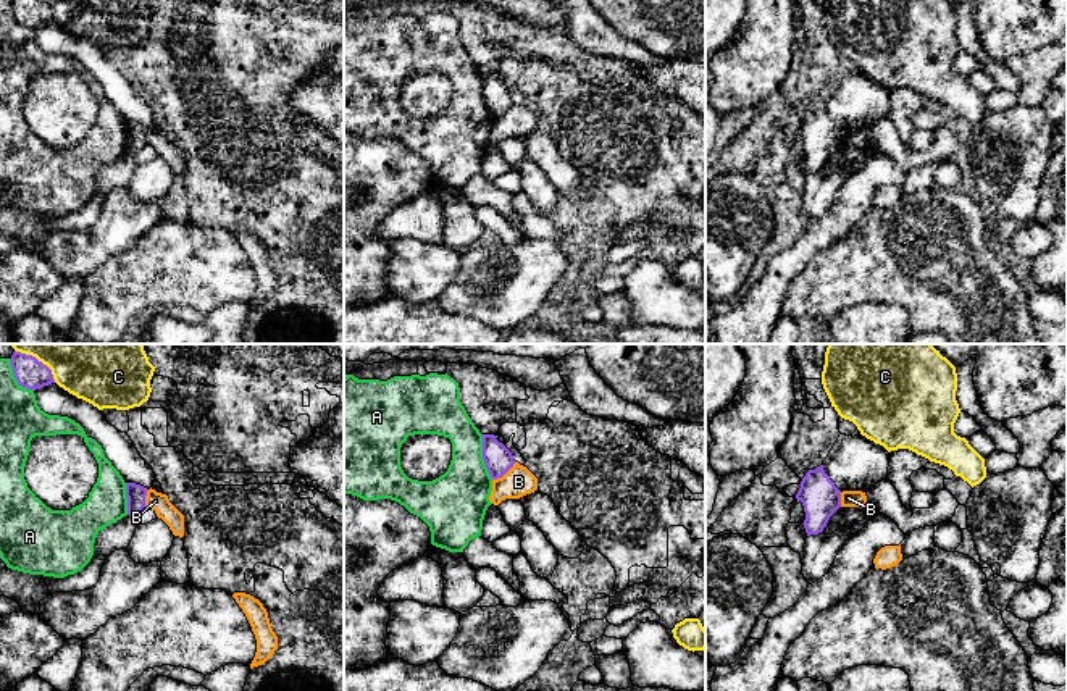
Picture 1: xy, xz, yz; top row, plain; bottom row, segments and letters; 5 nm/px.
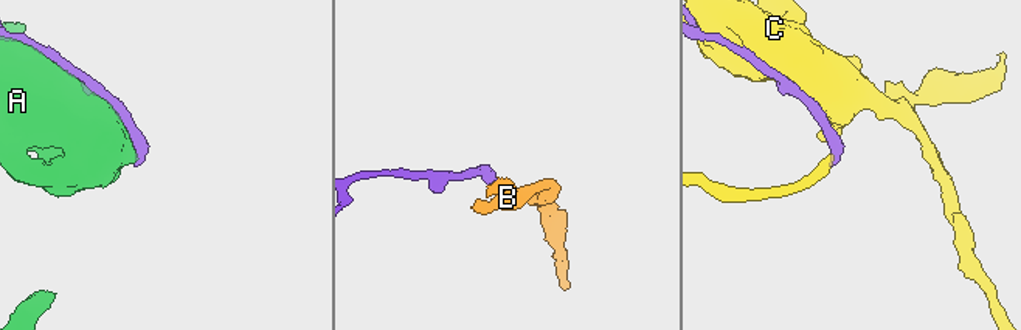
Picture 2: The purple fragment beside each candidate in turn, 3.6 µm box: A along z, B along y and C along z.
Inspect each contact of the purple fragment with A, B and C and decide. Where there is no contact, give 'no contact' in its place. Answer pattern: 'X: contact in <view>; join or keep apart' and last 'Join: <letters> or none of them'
A: contact in xz; keep apart
B: contact in xz; keep apart
C: contact in xy; keep apart
Join: none of them

